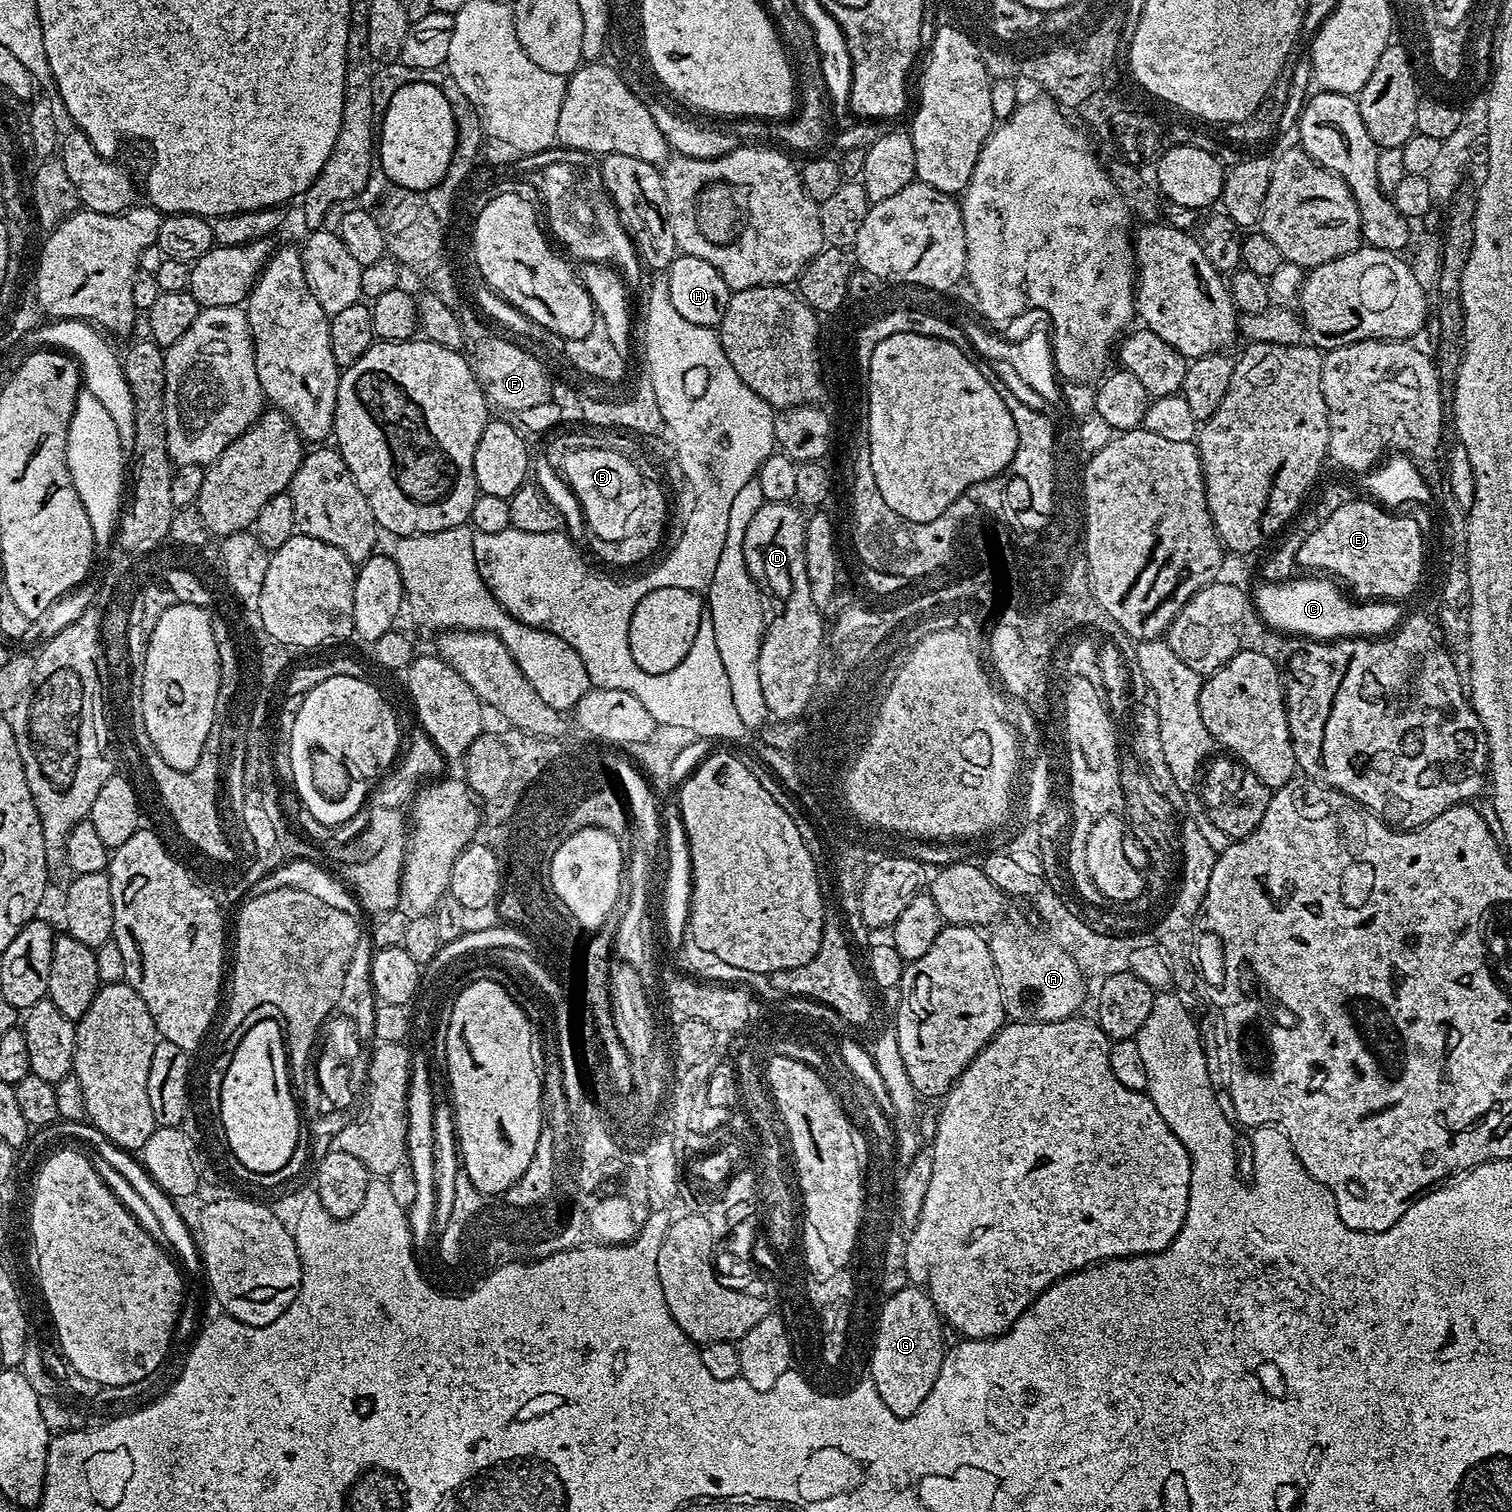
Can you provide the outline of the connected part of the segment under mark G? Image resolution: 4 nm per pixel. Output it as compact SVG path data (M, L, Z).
M907 1286L879 1305L876 1337L872 1340L872 1361L866 1364L874 1386L895 1416L909 1416L922 1406L926 1394L938 1382L946 1351L942 1317L931 1296L920 1286Z

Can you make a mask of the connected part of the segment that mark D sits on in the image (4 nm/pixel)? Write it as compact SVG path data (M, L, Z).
M766 502L750 518L744 539L746 570L750 570L770 605L770 619L758 654L758 682L762 682L762 698L769 713L780 716L792 716L804 707L816 672L817 649L825 625L814 598L810 598L810 582L806 578L805 523L805 513L795 503Z

